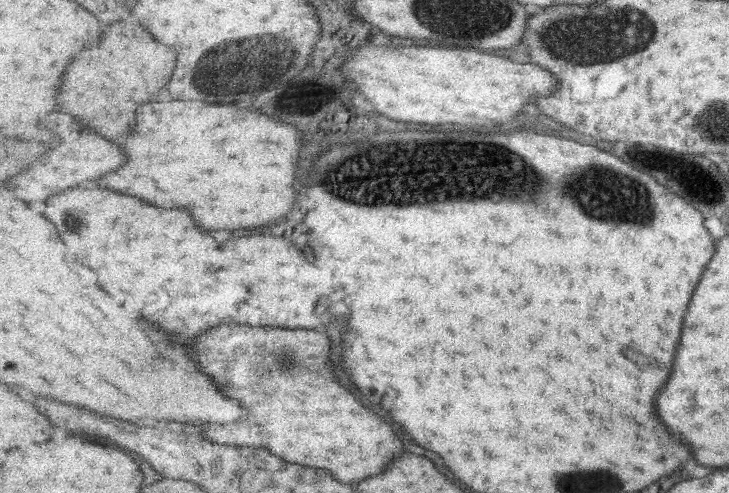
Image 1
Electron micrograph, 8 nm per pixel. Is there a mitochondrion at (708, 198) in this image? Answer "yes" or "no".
no

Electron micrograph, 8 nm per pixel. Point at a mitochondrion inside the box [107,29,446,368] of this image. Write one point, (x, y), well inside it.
(238, 65)

